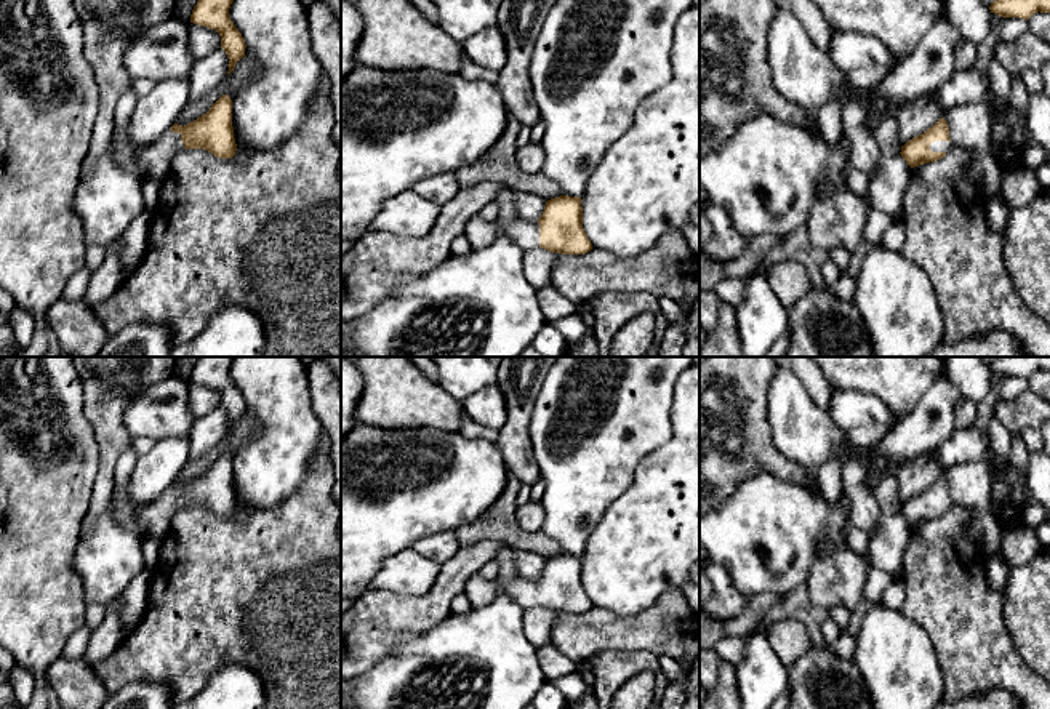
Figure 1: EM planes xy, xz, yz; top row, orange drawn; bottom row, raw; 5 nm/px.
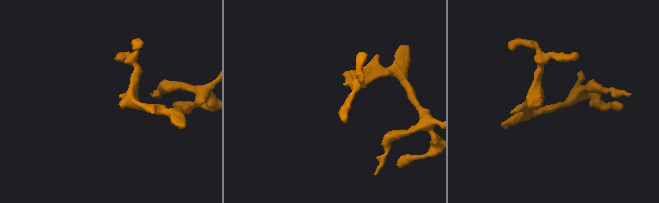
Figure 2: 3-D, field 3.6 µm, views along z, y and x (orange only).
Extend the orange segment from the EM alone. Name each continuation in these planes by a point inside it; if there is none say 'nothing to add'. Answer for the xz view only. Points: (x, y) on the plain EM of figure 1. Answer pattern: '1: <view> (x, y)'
1: xz (479, 591)

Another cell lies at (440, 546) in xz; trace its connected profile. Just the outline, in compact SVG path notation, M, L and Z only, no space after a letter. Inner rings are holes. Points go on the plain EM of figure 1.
M448 530L443 533L426 535L416 539L411 549L437 563L450 560L459 549L458 536L455 531Z

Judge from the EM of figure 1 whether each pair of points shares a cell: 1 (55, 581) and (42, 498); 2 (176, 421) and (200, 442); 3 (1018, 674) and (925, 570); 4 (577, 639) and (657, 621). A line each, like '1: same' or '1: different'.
1: same
2: different
3: same
4: same

